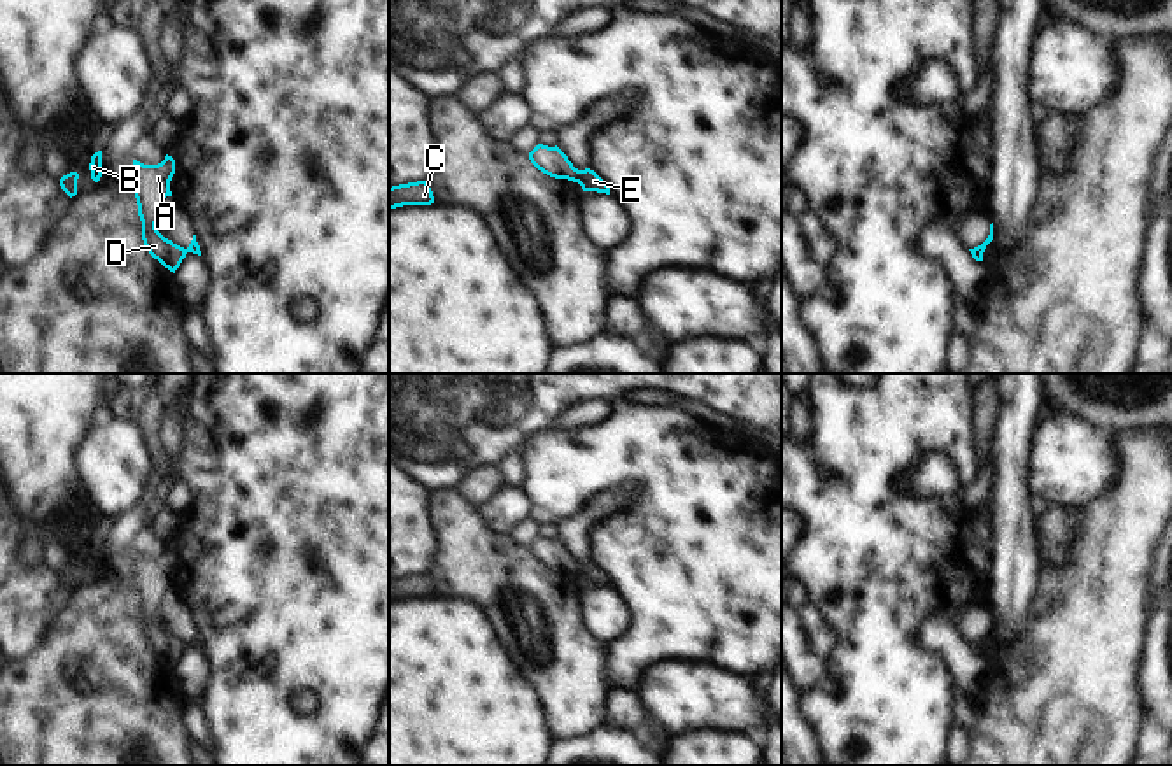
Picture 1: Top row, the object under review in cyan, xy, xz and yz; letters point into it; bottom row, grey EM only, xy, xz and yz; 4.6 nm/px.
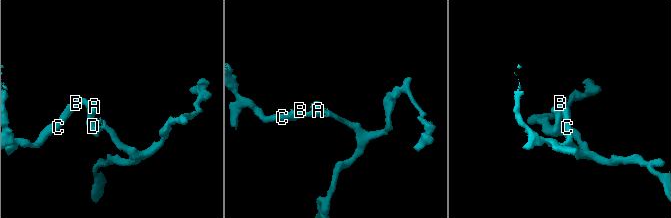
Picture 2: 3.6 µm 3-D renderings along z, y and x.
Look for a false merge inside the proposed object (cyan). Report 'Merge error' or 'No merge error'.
Merge error.

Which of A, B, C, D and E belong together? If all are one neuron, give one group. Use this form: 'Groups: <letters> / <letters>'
Groups: A B C D / E.

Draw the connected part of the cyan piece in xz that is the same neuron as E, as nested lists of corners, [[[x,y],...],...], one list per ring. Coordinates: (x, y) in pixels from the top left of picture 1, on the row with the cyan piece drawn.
[[[590,168],[580,170],[578,184],[583,191],[597,191],[610,195],[610,186]]]

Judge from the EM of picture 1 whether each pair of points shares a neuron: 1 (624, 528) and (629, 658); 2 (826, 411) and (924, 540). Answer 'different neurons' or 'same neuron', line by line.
1: same neuron
2: same neuron

